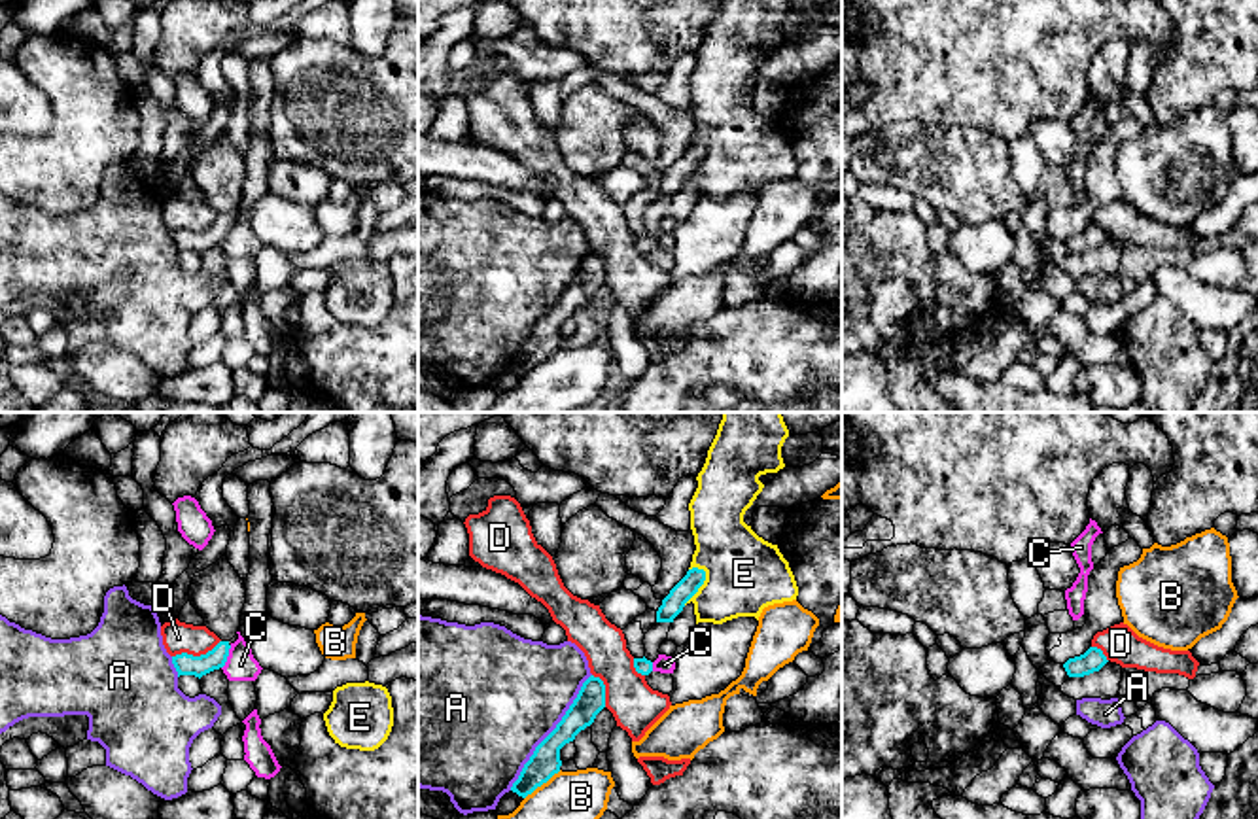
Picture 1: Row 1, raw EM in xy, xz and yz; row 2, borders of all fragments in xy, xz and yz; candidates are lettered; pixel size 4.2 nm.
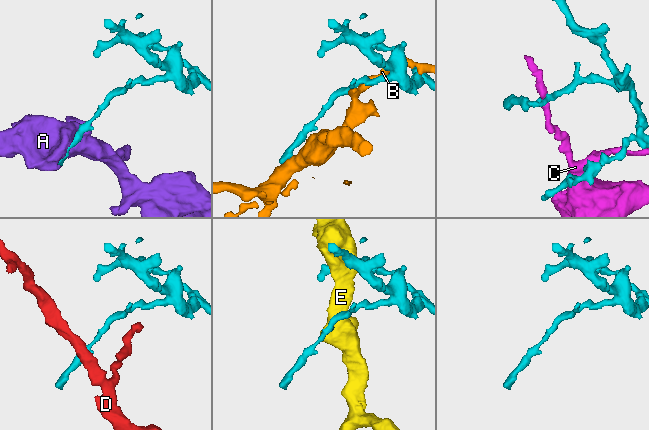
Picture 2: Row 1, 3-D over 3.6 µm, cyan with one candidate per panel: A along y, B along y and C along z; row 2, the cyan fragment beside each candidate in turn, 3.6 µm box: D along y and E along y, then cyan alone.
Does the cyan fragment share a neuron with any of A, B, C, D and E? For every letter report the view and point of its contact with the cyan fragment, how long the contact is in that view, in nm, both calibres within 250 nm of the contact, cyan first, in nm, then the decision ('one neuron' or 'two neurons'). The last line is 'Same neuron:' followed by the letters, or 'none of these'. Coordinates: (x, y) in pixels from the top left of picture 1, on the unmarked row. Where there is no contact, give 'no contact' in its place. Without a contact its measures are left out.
A: meets cyan in xz at (551, 309); contact 600 nm long; 130 nm thick on the cyan side, 500 nm on the other; two neurons
B: meets cyan in xz at (541, 360); contact 200 nm long; 130 nm thick on the cyan side, 280 nm on the other; two neurons
C: meets cyan in xy at (226, 233); contact 110 nm long; 100 nm thick on the cyan side, 130 nm on the other; two neurons
D: meets cyan in xy at (195, 233); contact 220 nm long; 100 nm thick on the cyan side, 130 nm on the other; two neurons
E: meets cyan in xz at (700, 161); contact 180 nm long; 90 nm thick on the cyan side, 340 nm on the other; two neurons
Same neuron: none of these

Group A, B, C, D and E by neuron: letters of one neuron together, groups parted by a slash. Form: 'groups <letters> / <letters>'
groups A / B / C / D / E

